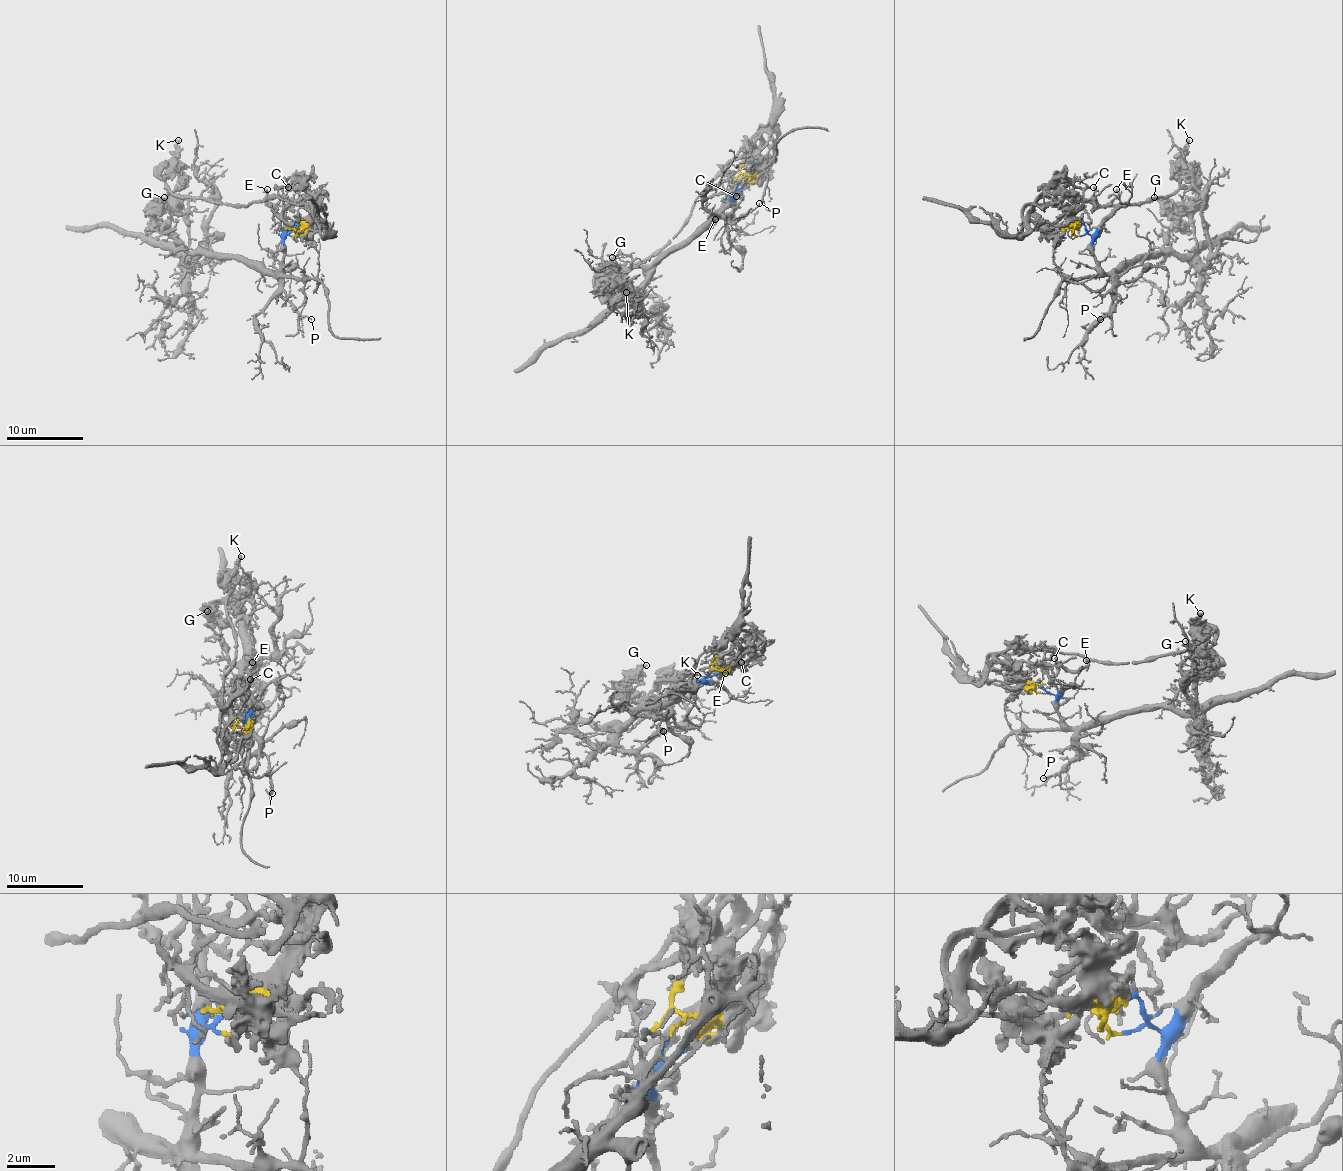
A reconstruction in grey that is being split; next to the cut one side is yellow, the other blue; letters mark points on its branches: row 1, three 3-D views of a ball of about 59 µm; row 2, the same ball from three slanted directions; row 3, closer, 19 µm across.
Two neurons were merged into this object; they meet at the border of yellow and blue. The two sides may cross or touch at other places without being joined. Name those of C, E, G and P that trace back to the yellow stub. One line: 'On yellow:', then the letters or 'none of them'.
On yellow: C, E, G

